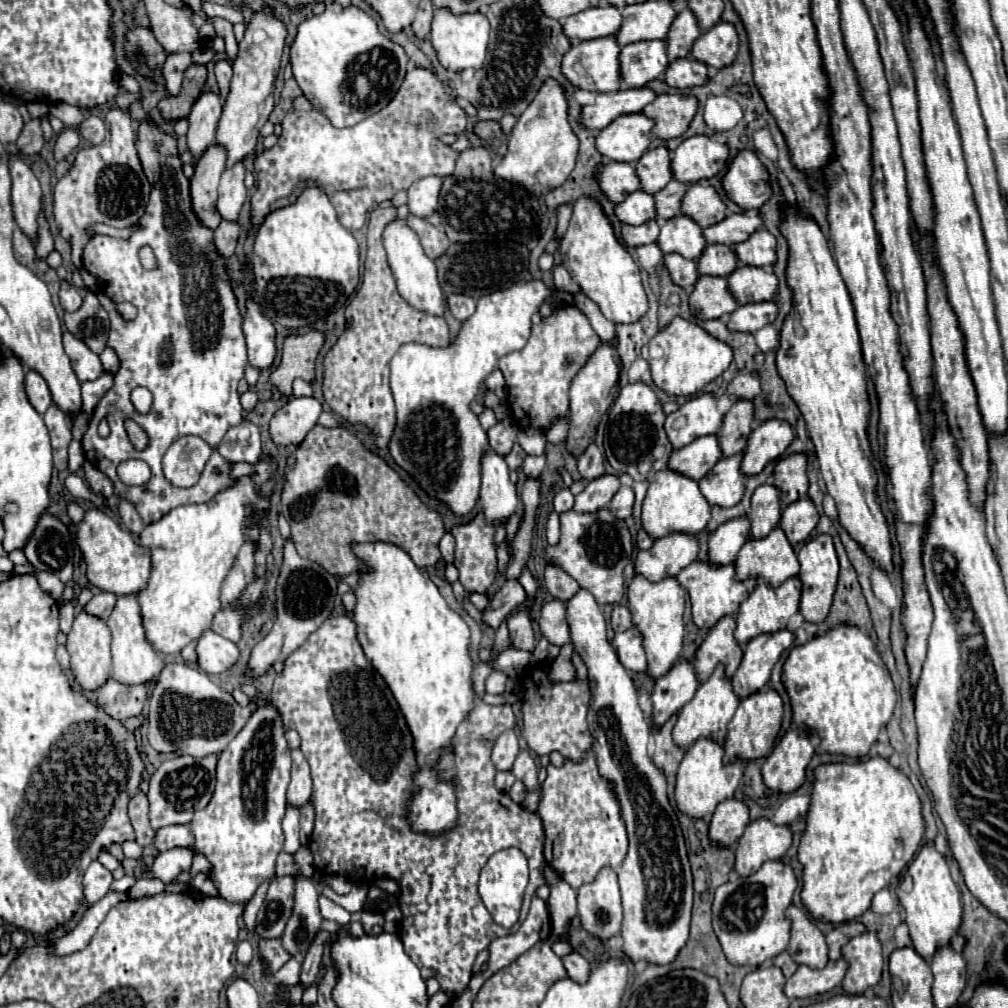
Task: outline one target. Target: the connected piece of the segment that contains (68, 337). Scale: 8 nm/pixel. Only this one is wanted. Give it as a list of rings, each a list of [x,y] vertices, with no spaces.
[[[64,333],[64,349],[66,355],[72,361],[72,369],[76,371],[76,377],[80,383],[94,381],[104,373],[104,367],[96,353],[92,353],[82,341],[78,341],[72,333]]]

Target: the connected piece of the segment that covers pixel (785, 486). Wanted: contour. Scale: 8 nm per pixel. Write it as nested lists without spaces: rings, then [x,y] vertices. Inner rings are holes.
[[[790,455],[780,459],[774,467],[774,485],[782,493],[782,505],[788,505],[806,497],[808,493],[806,457]]]

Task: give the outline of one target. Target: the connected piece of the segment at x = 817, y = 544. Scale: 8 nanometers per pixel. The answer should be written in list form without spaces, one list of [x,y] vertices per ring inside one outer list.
[[[818,535],[812,541],[806,541],[798,553],[798,563],[800,563],[798,579],[802,583],[800,613],[808,623],[822,623],[830,611],[836,581],[838,581],[838,559],[836,559],[832,537],[830,535]]]

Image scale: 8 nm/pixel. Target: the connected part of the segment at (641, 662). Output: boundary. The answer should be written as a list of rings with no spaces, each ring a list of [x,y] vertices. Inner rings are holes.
[[[628,629],[622,633],[616,633],[610,641],[614,645],[614,651],[618,653],[618,661],[630,671],[644,673],[646,671],[646,653],[642,647],[642,635],[638,629]]]

